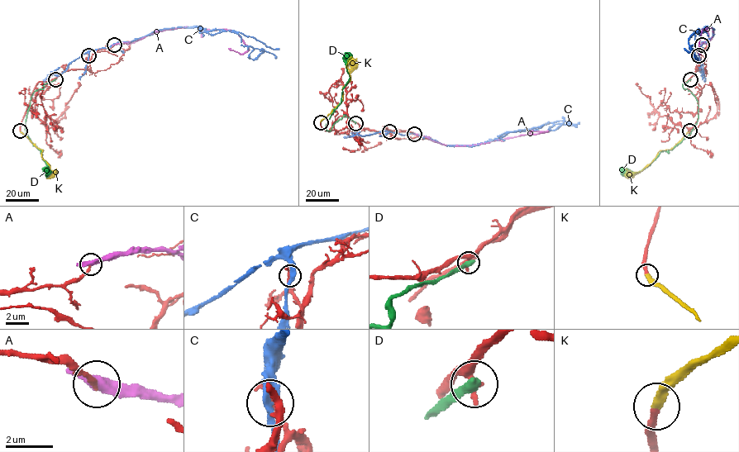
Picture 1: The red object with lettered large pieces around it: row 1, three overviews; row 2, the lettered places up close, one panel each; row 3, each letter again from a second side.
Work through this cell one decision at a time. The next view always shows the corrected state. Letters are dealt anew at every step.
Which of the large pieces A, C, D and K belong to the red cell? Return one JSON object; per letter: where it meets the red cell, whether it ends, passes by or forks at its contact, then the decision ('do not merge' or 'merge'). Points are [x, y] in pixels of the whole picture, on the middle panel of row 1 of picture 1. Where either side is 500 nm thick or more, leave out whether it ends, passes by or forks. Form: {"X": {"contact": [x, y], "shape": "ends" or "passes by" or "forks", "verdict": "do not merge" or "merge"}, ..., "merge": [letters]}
{"A": {"contact": [414, 134], "shape": "passes by", "verdict": "do not merge"}, "C": {"contact": [389, 131], "shape": "passes by", "verdict": "do not merge"}, "D": {"contact": [355, 123], "shape": "ends", "verdict": "do not merge"}, "K": {"contact": [321, 122], "shape": "ends", "verdict": "merge"}, "merge": ["K"]}

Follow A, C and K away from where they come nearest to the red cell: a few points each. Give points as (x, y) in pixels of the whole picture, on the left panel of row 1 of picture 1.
A: (114, 45), (130, 43), (165, 30), (200, 26), (233, 30), (248, 49), (239, 54), (228, 48)
C: (88, 55), (178, 26), (236, 32), (241, 45), (253, 49), (249, 56), (254, 59), (261, 48)
K: (20, 130), (42, 149), (41, 157), (49, 164), (50, 173), (56, 168)

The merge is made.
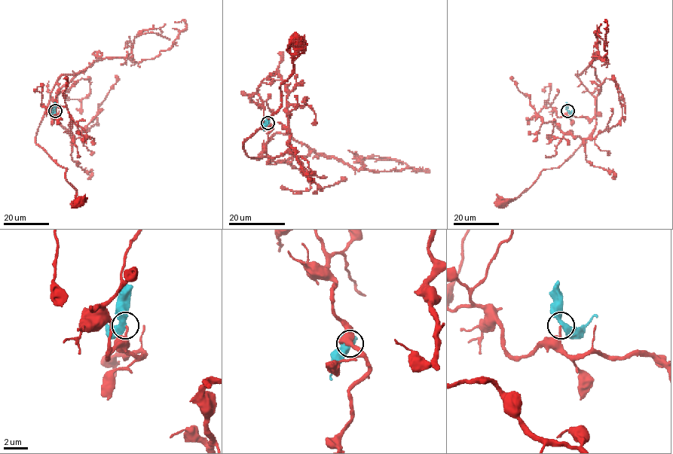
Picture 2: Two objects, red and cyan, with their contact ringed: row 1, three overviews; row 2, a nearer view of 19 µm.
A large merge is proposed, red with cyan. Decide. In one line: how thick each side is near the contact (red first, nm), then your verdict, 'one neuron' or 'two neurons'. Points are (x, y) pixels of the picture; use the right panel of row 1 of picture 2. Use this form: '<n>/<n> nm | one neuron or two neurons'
180/440 nm | one neuron

